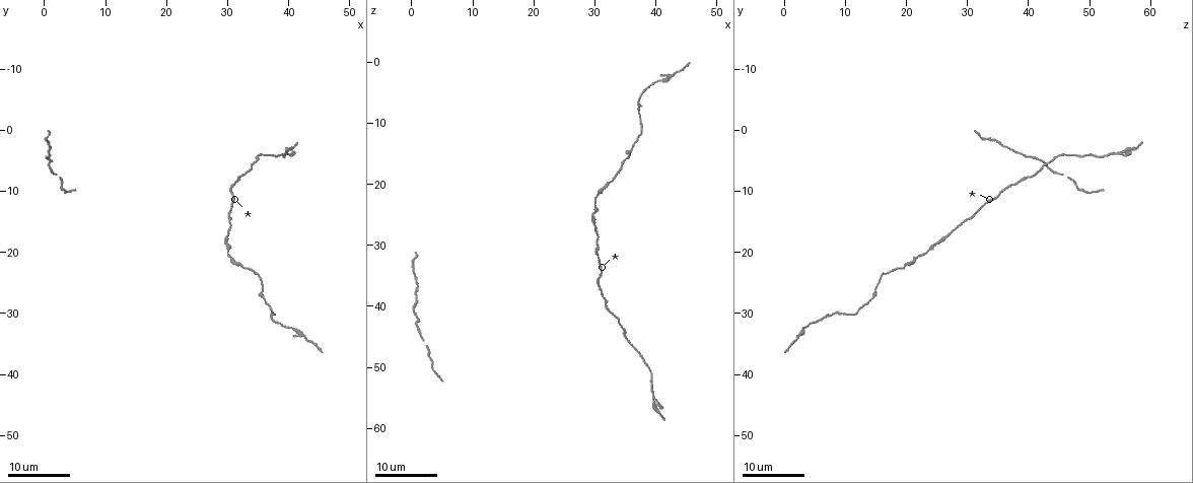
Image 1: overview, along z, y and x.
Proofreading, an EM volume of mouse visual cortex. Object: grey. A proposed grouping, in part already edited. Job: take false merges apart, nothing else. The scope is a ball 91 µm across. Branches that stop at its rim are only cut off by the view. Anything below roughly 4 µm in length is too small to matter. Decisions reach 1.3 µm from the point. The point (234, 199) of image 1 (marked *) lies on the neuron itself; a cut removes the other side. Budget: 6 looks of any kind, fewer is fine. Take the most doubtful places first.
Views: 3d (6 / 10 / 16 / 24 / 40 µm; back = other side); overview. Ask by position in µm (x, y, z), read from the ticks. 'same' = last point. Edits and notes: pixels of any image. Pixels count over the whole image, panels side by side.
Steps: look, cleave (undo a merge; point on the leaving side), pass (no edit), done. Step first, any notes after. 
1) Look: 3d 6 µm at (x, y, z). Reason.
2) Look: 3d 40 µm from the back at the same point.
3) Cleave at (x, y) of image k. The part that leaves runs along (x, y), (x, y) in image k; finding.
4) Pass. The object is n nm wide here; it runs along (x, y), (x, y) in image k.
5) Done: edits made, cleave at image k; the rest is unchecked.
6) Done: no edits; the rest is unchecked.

Look: 3d 24 µm at (39.5, 3.5, 55.0). Calibre changes.

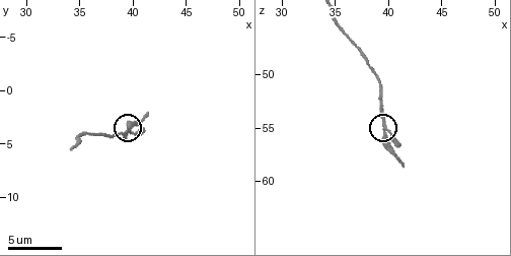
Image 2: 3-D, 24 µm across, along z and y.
Look: 3d 10 µm at the same point.

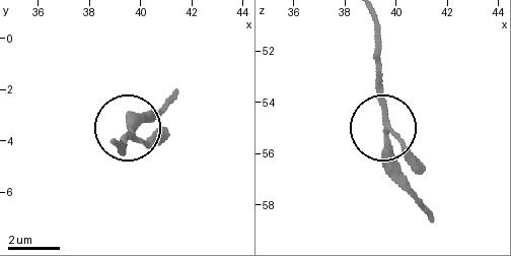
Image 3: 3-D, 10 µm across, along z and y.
Pass. The object is 210 nm wide here; it runs along (373, 20), (384, 92), (384, 158), (402, 189) in image 3; one neuron here.

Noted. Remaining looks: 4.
Look: 3d 24 µm at (40.5, 32.5, 3.0). Sudden change in width.

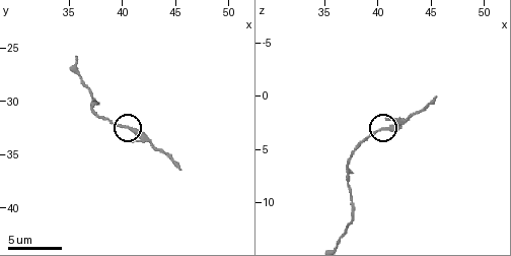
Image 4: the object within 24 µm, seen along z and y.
Look: 3d 6 µm at (40.8, 32.4, 3.0).

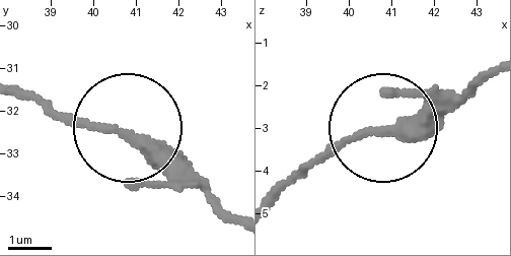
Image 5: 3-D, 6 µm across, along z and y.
Pass. It runs along (275, 201), (352, 139), (428, 125), (457, 107) in image 5; all the same neuron.

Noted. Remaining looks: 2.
Look: 3d 24 µm at (30.5, 9.0, 37.5).

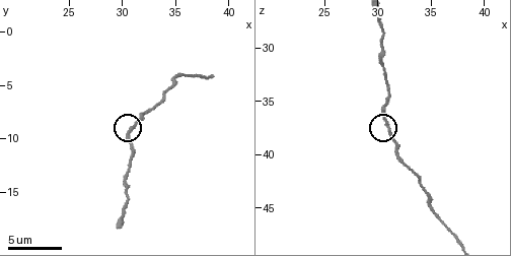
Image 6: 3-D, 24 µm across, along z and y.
Look: 3d 10 µm at (30.8, 9.2, 37.0).

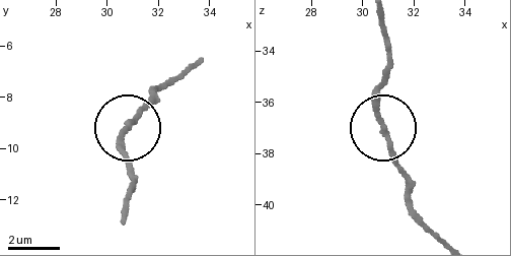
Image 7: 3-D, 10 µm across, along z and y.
Pass. The side arm is 41 µm long; it runs along (390, 45), (377, 114), (392, 161), (408, 178) in image 7; all the same neuron.

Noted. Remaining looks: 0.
Done: no edits; the rest is unchecked.

